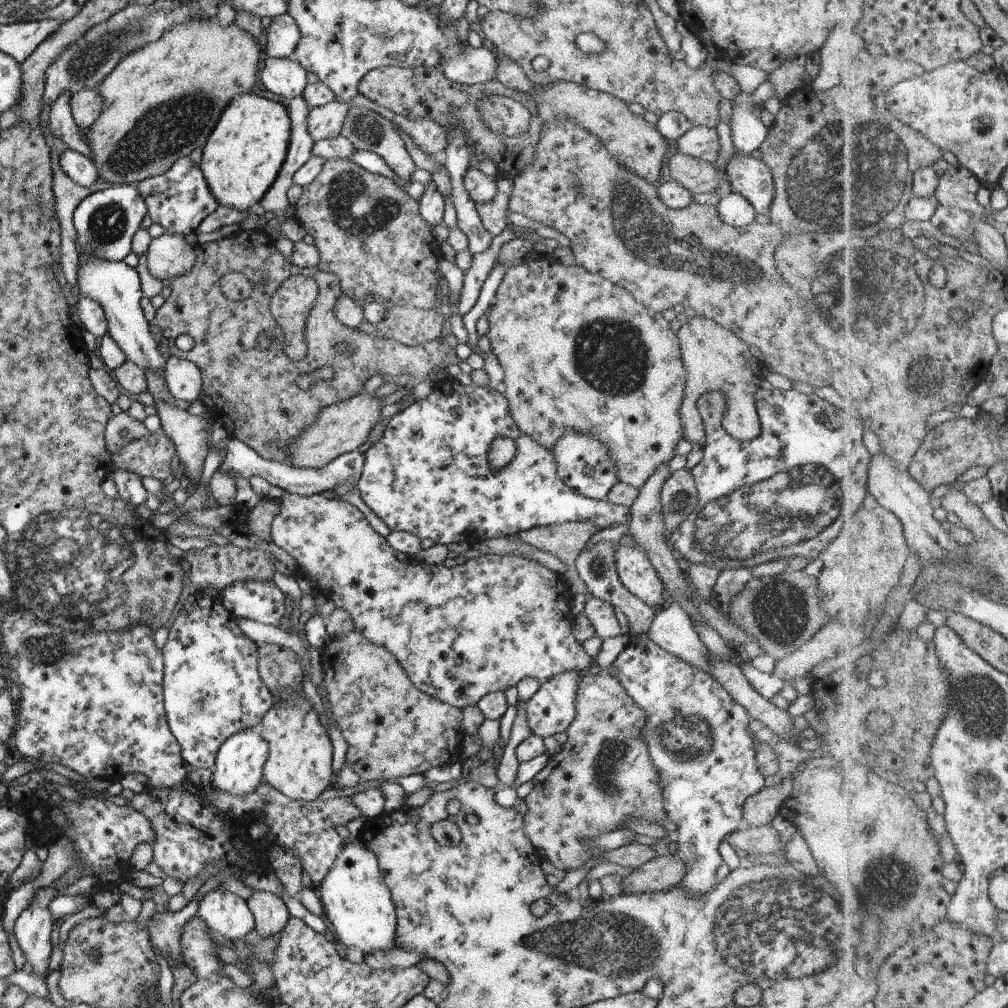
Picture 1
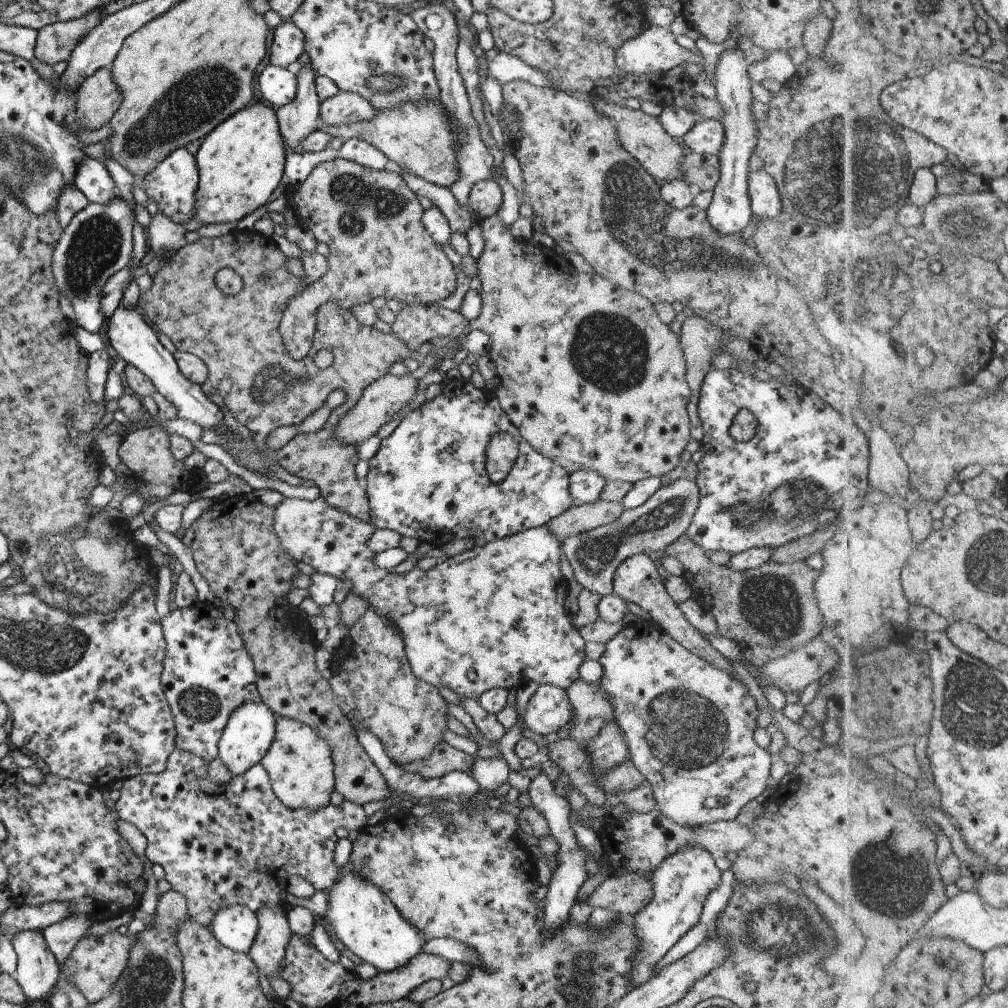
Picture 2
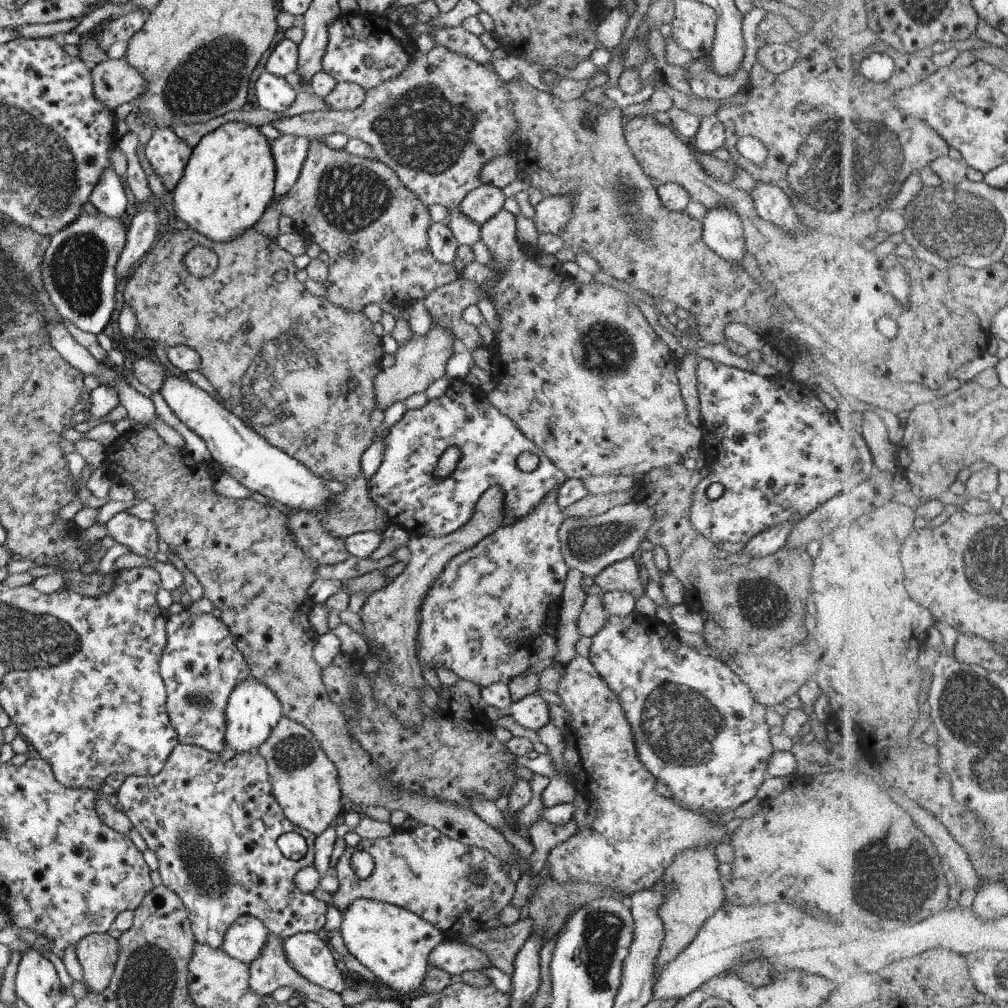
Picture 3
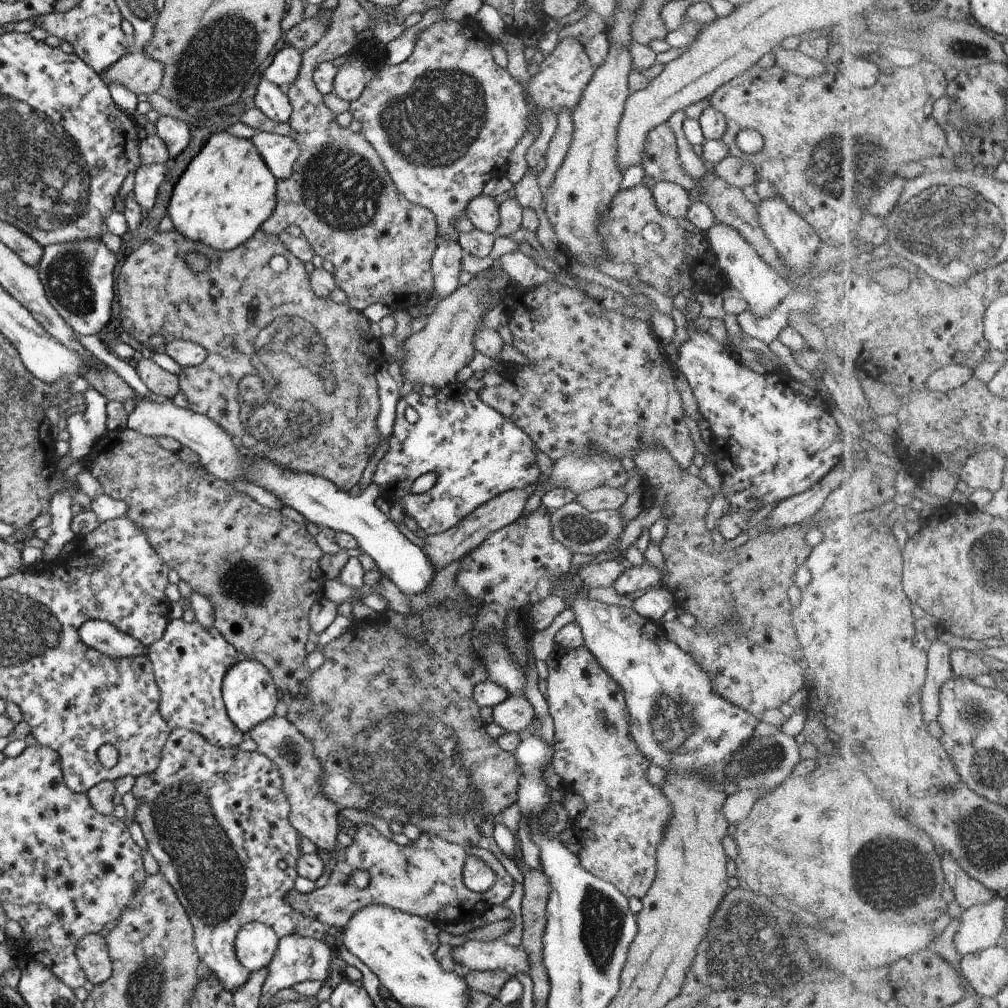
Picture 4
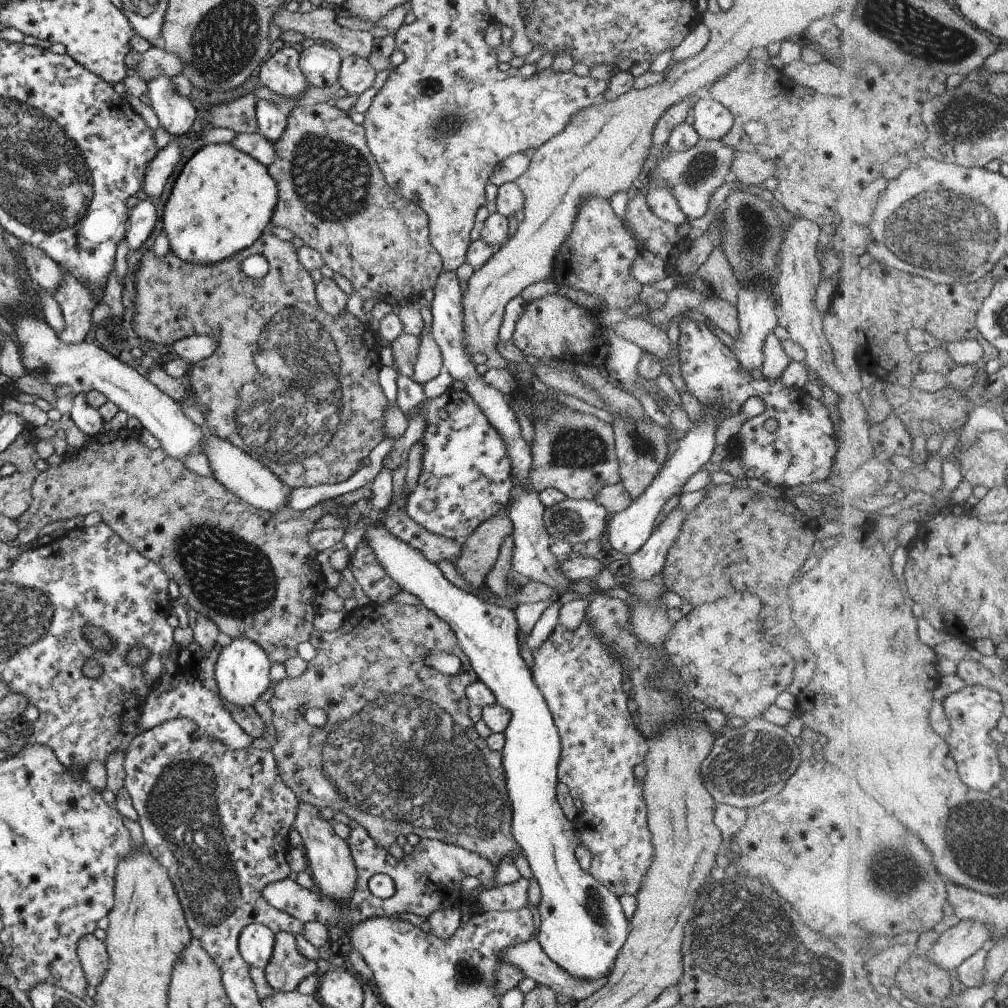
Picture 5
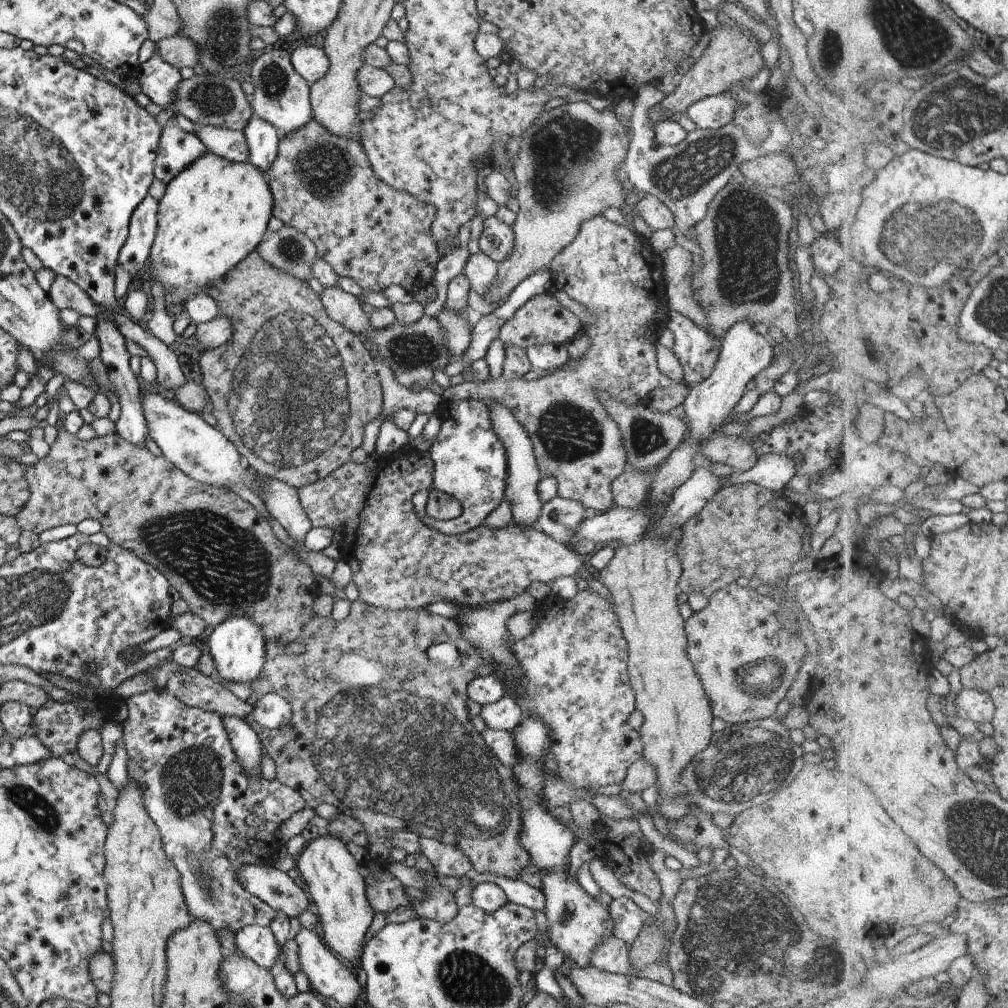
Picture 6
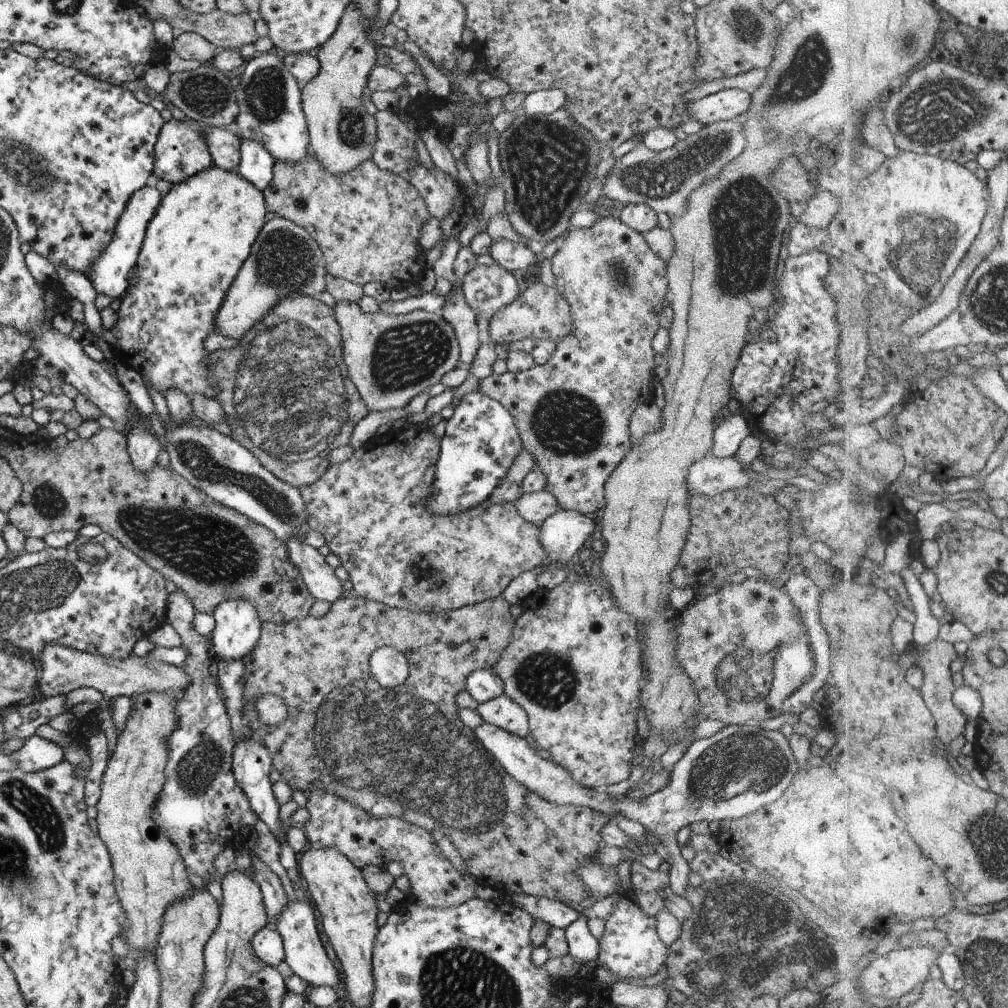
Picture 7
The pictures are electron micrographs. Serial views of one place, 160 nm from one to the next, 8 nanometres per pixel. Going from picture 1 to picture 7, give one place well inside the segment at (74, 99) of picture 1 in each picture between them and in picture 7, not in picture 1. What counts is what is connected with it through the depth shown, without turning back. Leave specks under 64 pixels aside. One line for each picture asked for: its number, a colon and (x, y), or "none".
2: (97, 97)
3: (114, 82)
4: (139, 74)
5: (154, 61)
6: (178, 51)
7: (188, 46)

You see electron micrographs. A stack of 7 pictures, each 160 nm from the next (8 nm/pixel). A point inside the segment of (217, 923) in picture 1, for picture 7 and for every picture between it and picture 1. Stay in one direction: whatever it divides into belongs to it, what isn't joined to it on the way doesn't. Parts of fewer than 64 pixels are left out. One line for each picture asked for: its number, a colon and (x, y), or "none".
2: (234, 927)
3: (242, 940)
4: (254, 944)
5: (255, 941)
6: (256, 941)
7: (266, 944)

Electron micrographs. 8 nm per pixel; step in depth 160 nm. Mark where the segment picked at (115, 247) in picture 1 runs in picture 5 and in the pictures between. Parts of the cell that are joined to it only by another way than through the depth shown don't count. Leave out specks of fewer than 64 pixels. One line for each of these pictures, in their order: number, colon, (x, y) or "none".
2: (96, 243)
3: (77, 268)
4: (77, 277)
5: (75, 300)

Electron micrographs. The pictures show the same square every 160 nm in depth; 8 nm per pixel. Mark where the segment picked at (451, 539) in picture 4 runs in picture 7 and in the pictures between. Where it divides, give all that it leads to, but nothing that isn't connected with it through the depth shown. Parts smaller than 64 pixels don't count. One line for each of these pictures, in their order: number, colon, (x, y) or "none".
5: (573, 452)
6: (605, 268)
7: (571, 413)

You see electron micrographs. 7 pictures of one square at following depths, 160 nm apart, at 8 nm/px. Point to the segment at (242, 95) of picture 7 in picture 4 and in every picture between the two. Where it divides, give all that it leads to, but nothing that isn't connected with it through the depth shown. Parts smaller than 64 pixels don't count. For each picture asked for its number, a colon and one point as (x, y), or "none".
4: (284, 66)
5: (280, 73)
6: (280, 97)

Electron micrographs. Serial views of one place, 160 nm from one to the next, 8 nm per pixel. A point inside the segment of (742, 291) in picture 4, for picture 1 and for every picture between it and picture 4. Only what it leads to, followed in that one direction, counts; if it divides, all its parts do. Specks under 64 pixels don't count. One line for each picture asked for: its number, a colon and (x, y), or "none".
1: (747, 132)
2: (729, 209)
3: (721, 229)

